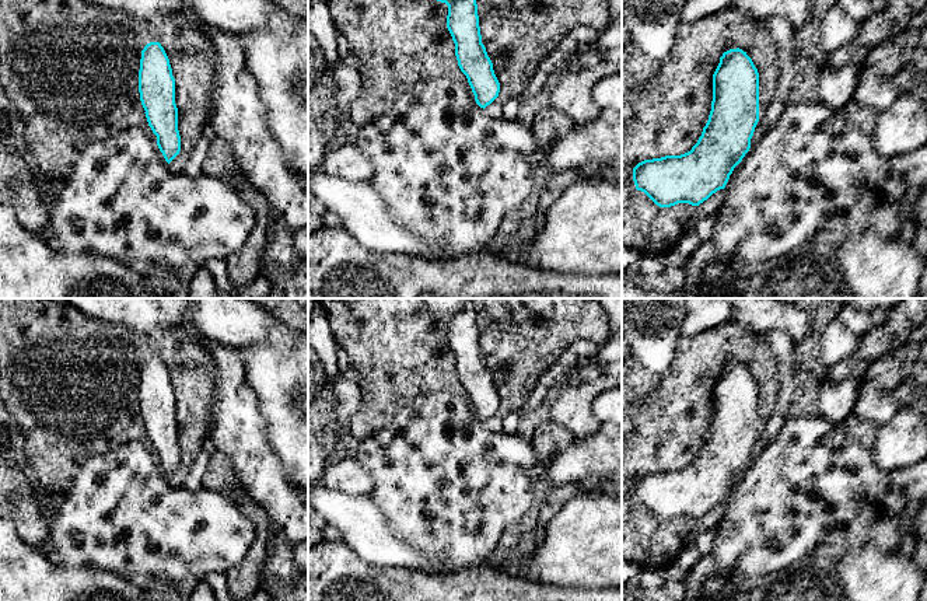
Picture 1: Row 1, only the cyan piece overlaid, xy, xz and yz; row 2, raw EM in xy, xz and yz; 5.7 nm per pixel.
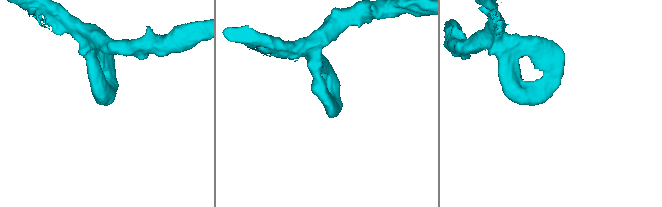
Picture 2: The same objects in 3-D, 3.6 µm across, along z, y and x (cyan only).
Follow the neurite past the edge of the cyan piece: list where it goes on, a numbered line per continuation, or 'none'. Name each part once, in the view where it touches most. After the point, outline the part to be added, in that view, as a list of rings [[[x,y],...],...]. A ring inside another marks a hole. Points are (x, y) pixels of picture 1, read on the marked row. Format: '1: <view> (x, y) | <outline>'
none

